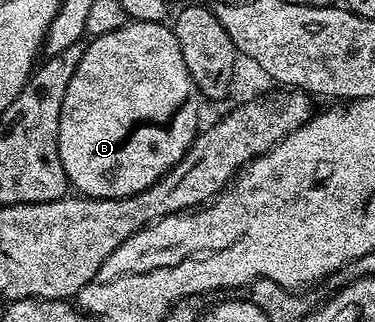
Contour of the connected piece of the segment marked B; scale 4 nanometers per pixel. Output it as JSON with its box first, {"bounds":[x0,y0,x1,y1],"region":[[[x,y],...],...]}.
{"bounds":[59,21,201,198],"region":[[[128,21],[117,32],[109,32],[100,38],[91,38],[86,43],[81,60],[77,64],[77,72],[73,72],[73,80],[69,80],[69,89],[65,91],[65,104],[61,104],[61,124],[59,125],[59,151],[61,164],[65,168],[65,176],[72,187],[75,186],[80,195],[88,198],[128,198],[148,190],[164,174],[168,174],[177,163],[187,155],[187,150],[195,143],[200,133],[199,102],[201,95],[195,86],[193,76],[189,76],[189,68],[185,68],[185,60],[181,56],[181,44],[177,44],[177,36],[170,25],[162,22]]]}

